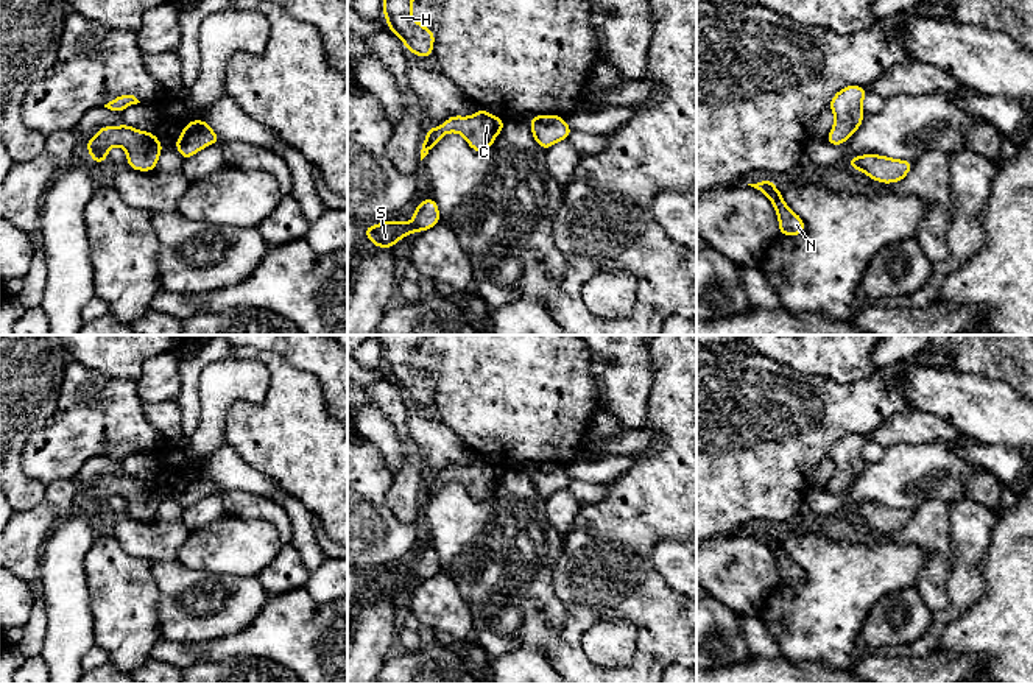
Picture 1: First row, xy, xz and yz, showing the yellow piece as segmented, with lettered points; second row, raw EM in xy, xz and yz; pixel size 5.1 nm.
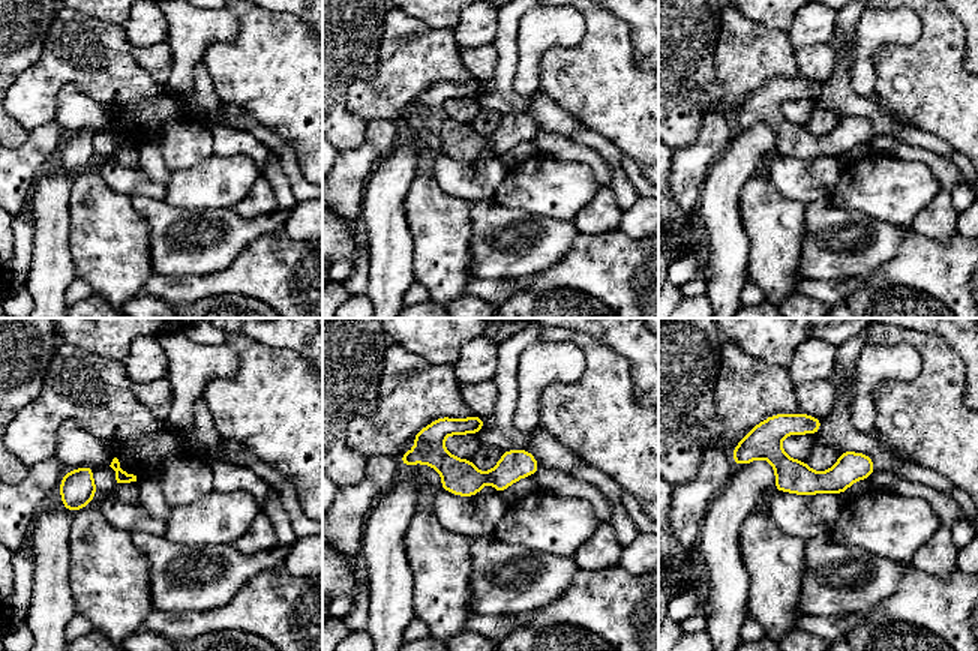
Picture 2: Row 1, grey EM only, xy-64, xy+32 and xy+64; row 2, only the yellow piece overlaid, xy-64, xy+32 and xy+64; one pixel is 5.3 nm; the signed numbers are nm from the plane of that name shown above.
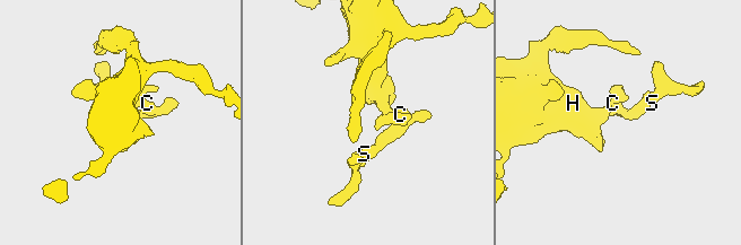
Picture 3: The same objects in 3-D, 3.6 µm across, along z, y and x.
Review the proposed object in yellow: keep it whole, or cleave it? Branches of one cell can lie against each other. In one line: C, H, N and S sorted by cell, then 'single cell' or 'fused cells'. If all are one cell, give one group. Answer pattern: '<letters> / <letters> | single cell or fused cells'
C H N S | single cell

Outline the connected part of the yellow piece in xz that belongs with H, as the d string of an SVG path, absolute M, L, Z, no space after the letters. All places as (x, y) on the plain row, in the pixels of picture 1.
M379 335L388 377L418 407L433 405L435 382L411 365L414 346L430 335Z

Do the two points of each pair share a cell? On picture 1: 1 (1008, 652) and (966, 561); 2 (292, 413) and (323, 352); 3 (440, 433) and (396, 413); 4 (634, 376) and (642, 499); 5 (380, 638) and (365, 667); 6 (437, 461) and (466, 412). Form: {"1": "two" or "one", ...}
{"1": "two", "2": "two", "3": "two", "4": "two", "5": "one", "6": "two"}

